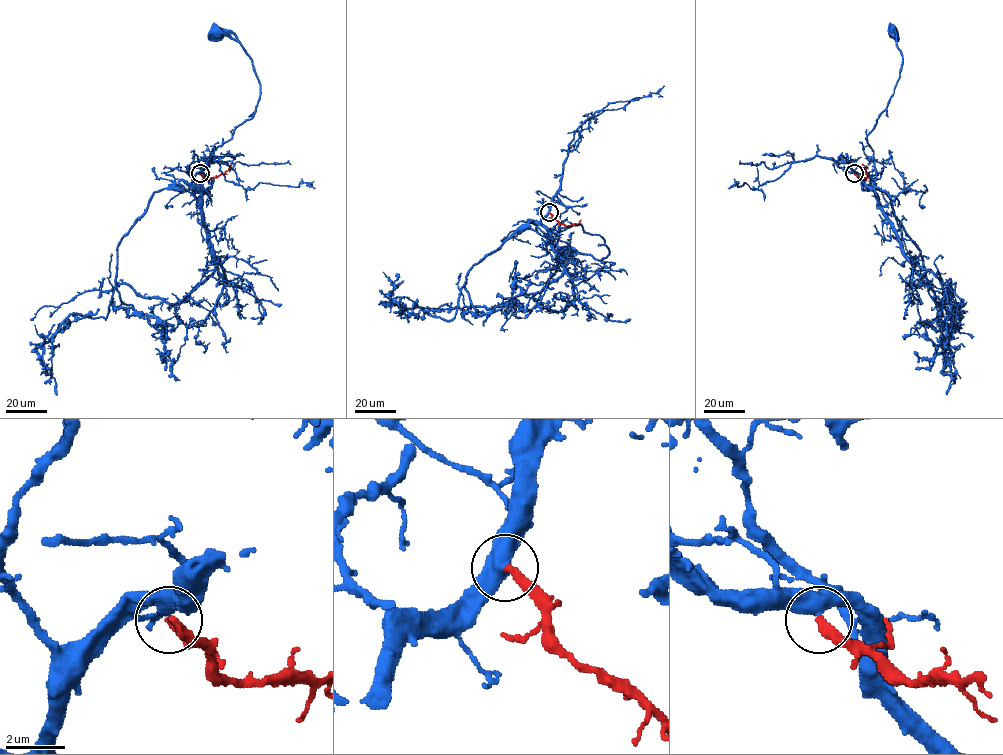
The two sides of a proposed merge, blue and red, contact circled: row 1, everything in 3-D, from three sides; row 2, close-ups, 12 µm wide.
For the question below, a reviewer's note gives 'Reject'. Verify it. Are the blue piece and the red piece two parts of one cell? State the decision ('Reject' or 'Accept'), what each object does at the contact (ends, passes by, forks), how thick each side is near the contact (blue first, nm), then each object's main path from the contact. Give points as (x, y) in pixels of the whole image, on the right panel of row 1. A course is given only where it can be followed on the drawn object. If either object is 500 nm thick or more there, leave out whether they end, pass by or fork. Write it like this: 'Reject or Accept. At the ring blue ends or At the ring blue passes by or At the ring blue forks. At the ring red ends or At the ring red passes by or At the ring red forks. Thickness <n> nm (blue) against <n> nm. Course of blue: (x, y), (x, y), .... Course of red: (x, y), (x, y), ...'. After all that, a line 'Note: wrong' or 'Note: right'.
Accept. Thickness 500 nm (blue) against 280 nm. Course of blue: (854, 173), (866, 185), (874, 185), (873, 153), (867, 138), (894, 93), (902, 66), (902, 54), (892, 34). Course of red: (854, 173), (860, 177), (868, 176), (862, 163)
Note: wrong

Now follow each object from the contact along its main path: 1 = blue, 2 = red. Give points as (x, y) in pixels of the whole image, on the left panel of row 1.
1: (200, 173), (191, 183), (199, 187), (210, 153), (251, 117), (259, 98), (249, 54), (238, 42), (216, 34)
2: (200, 173), (204, 177), (218, 176), (232, 163)

